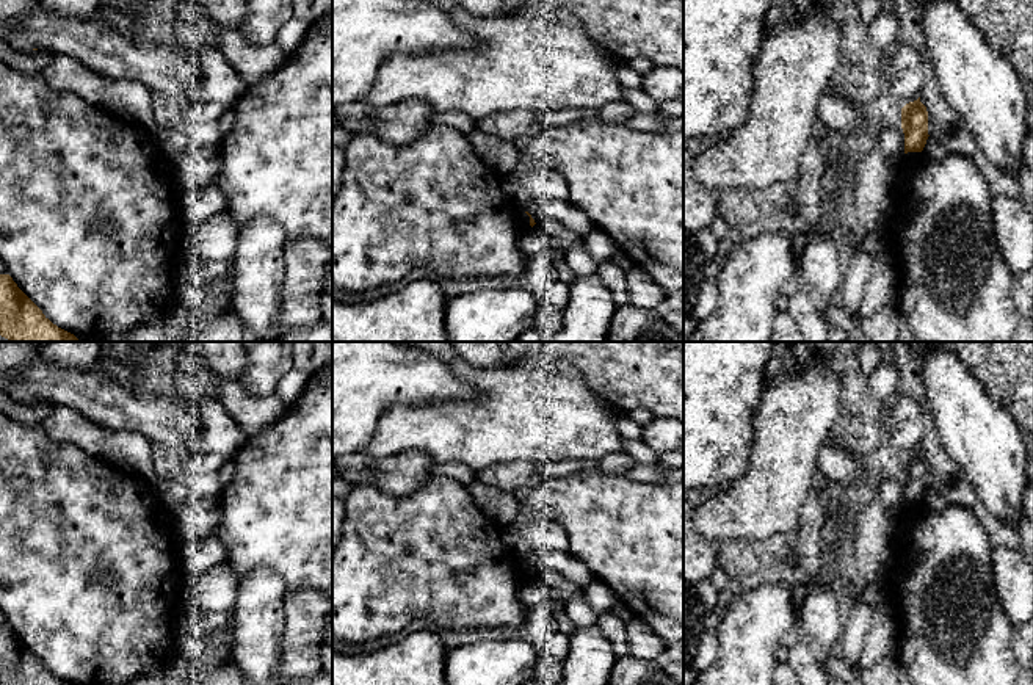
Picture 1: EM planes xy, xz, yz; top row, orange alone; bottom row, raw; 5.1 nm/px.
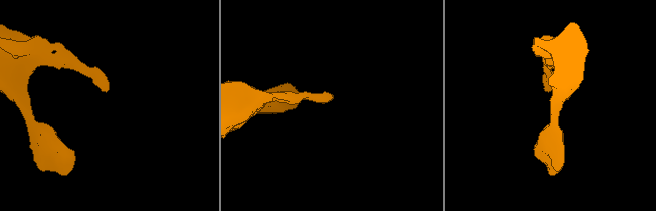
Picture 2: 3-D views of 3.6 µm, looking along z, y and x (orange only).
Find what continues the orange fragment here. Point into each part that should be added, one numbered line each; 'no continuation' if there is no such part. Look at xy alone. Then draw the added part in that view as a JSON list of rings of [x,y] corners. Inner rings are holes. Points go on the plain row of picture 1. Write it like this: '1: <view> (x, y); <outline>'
no continuation

